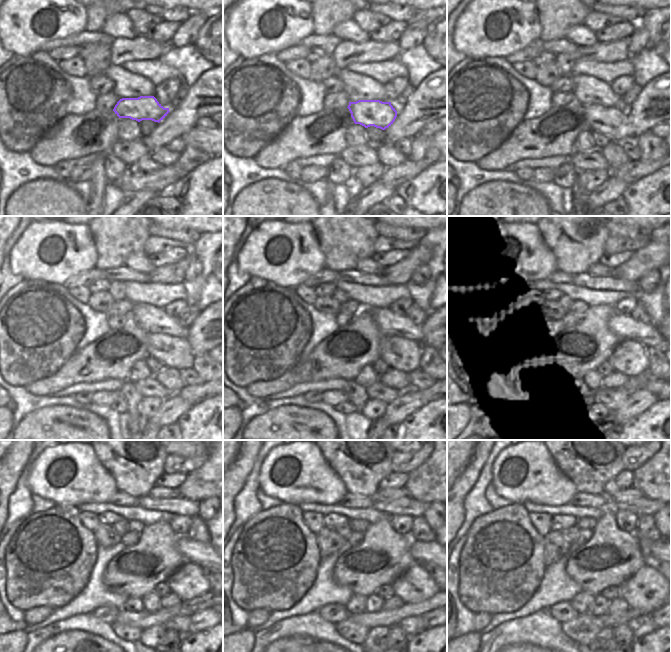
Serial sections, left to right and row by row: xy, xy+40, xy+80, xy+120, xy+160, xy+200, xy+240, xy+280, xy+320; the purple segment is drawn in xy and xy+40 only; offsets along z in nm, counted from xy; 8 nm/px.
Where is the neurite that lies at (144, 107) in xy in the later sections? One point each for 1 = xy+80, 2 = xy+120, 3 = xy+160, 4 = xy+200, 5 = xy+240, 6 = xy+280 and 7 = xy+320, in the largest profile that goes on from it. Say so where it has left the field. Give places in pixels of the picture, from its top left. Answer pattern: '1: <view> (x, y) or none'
1: xy+80 (613, 123)
2: xy+120 (173, 352)
3: xy+160 (402, 354)
4: xy+200 (630, 357)
5: xy+240 (188, 582)
6: xy+280 (415, 585)
7: xy+320 (647, 590)

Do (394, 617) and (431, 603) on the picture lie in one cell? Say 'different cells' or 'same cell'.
same cell

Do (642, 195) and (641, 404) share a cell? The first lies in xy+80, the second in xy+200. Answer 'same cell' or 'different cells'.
different cells

